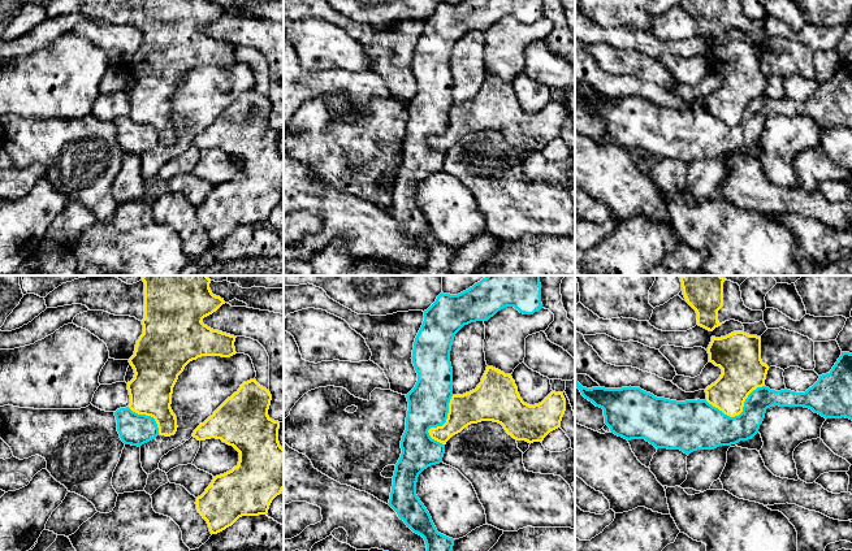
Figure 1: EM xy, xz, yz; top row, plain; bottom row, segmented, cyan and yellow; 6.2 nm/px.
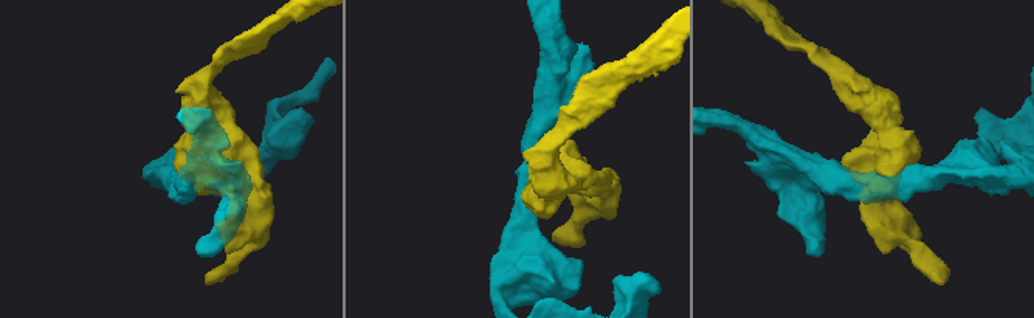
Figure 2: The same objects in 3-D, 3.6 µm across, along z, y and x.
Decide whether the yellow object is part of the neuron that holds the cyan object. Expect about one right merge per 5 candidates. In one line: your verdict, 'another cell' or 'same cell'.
another cell

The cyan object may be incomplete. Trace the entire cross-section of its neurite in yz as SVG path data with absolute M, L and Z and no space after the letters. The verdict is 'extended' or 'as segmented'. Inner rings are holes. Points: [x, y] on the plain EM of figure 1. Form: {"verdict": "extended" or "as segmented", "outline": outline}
{"verdict": "as segmented", "outline": "M842 61L832 78L819 84L818 90L805 101L795 101L787 97L775 100L766 95L757 96L745 108L743 121L735 126L725 123L706 109L676 110L657 107L640 96L587 97L578 91L576 82L575 96L585 108L604 118L605 133L615 144L627 149L645 148L657 159L680 159L689 164L697 159L714 159L719 155L731 155L740 149L752 148L758 142L766 118L773 114L809 117L826 129L842 126L852 129L852 62Z"}

